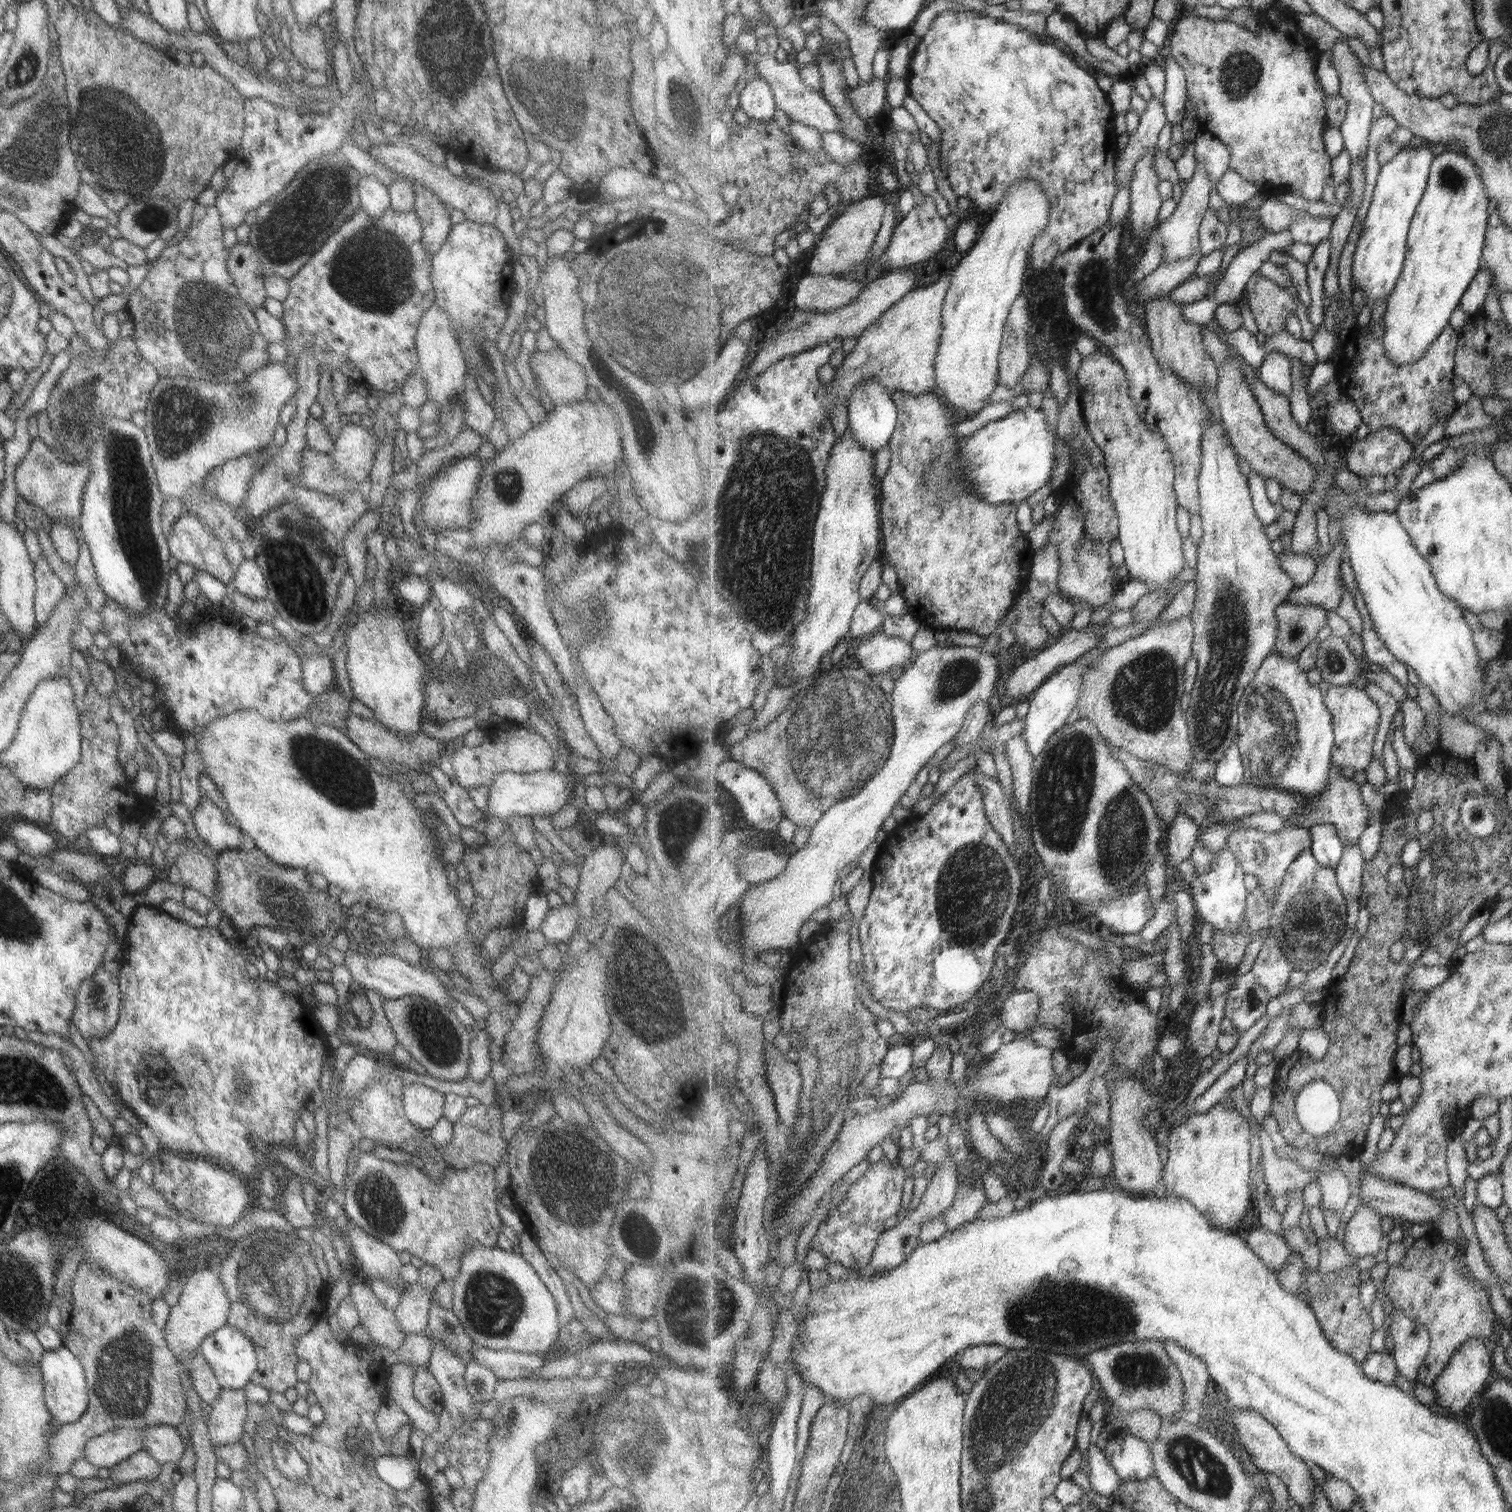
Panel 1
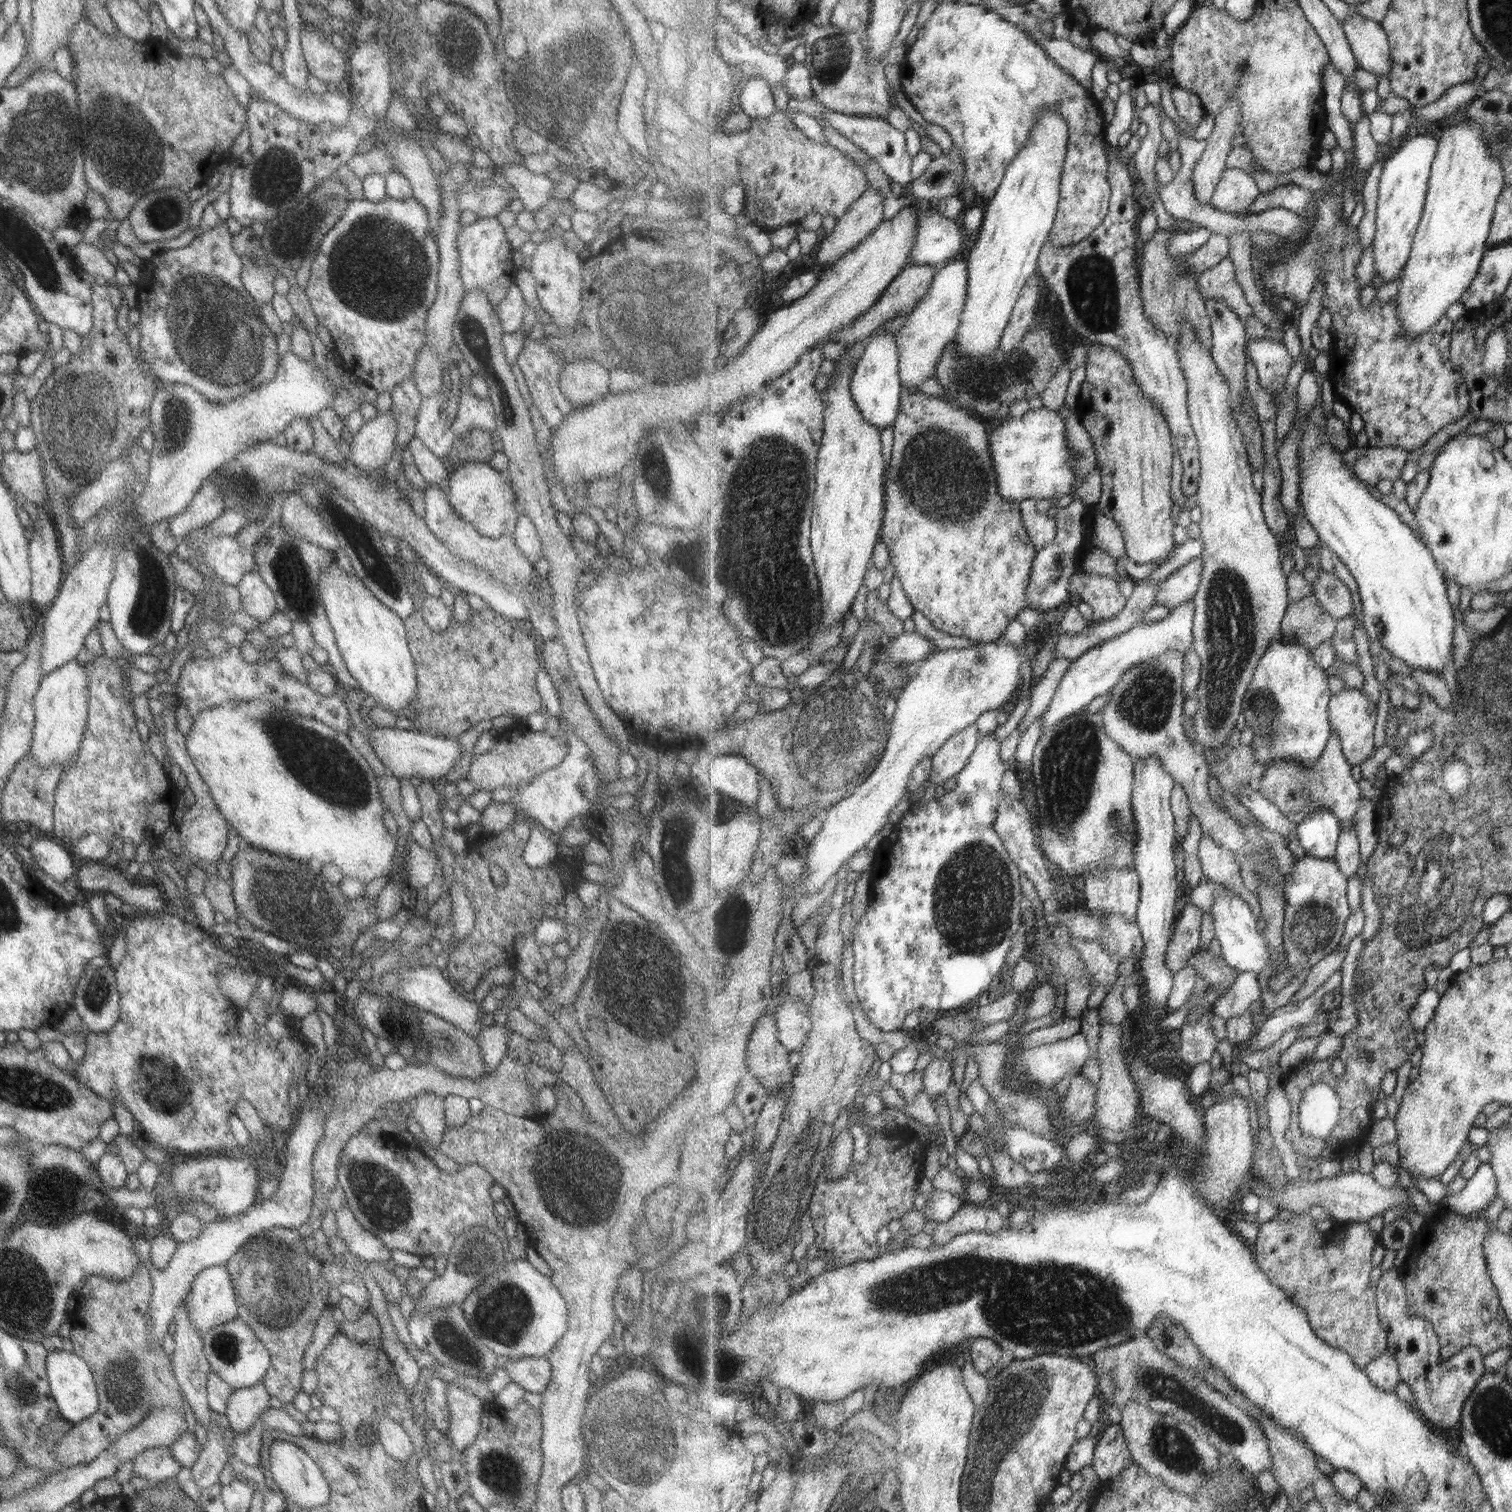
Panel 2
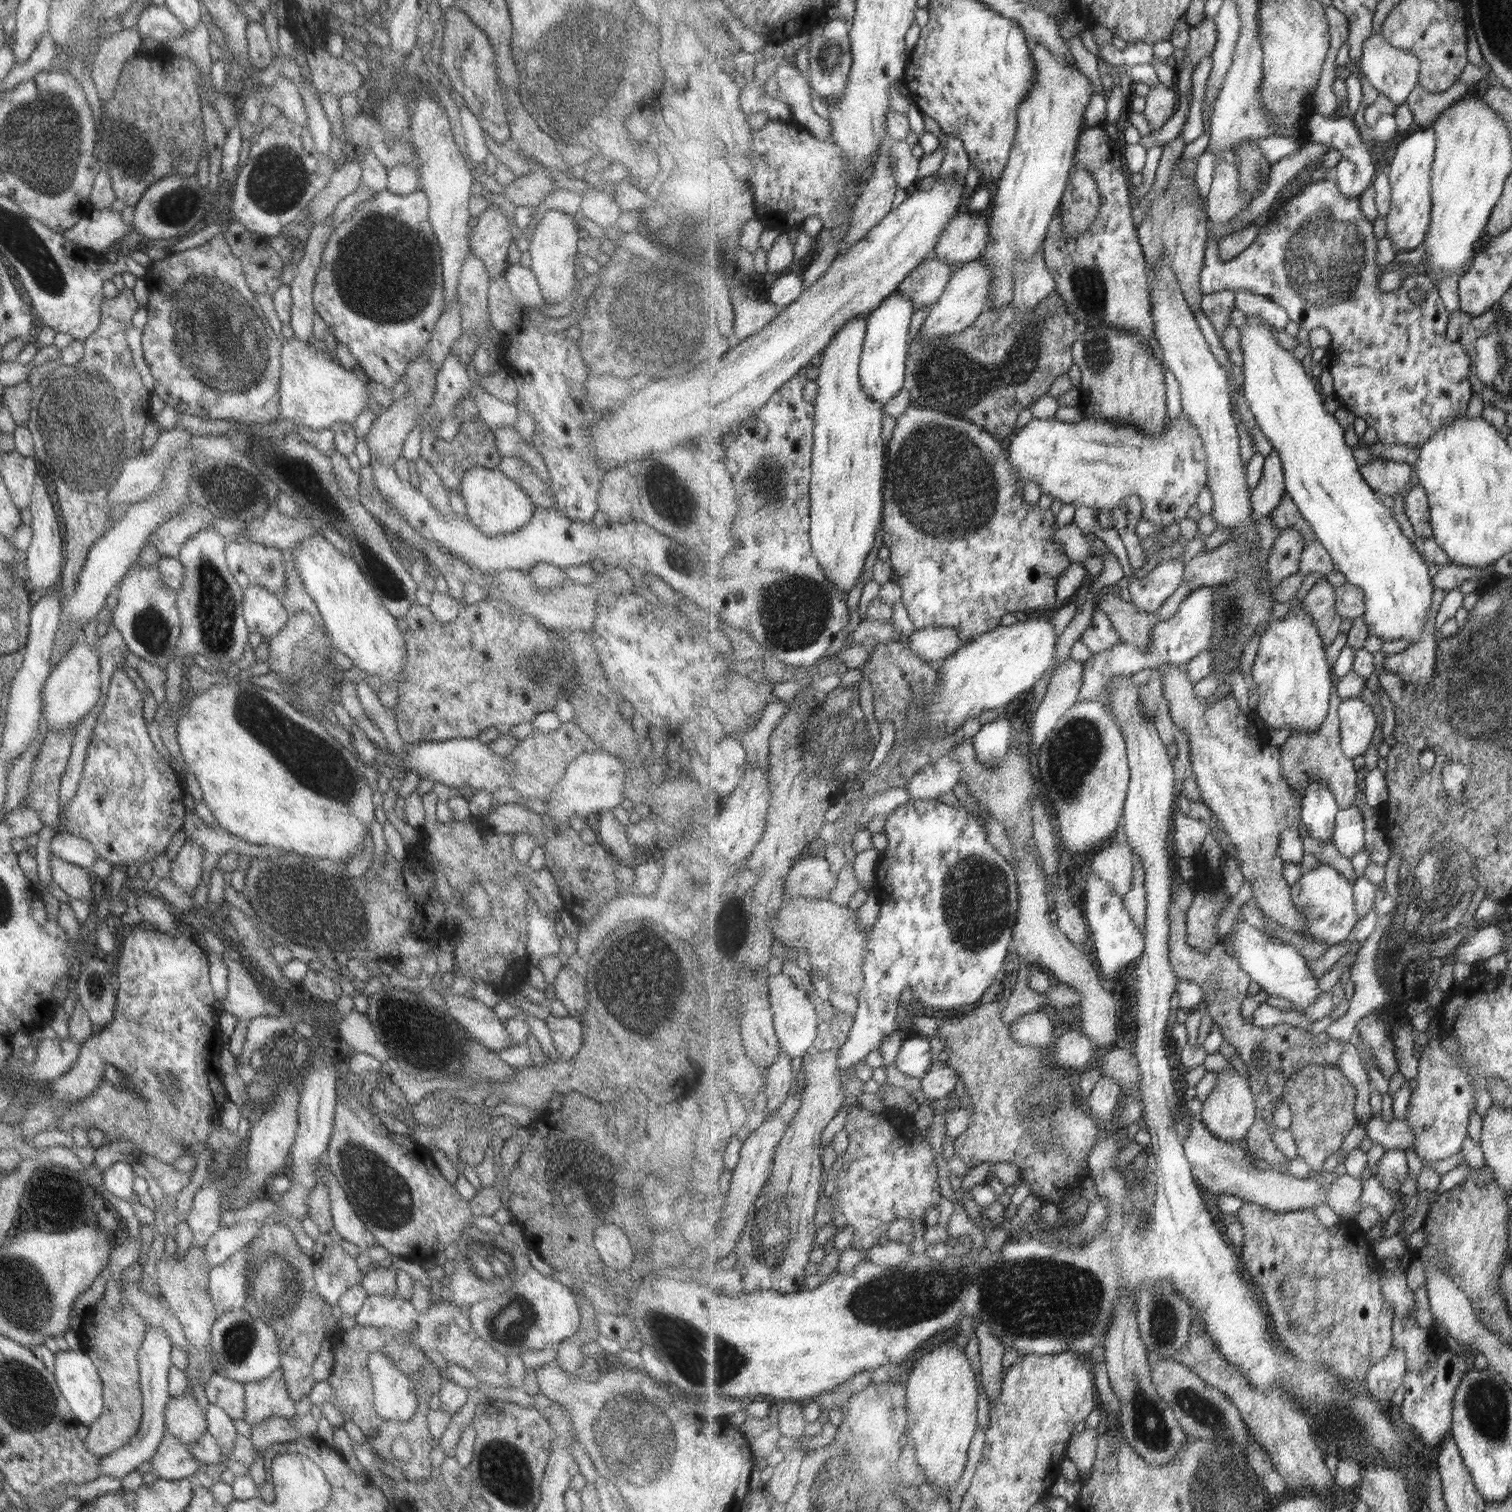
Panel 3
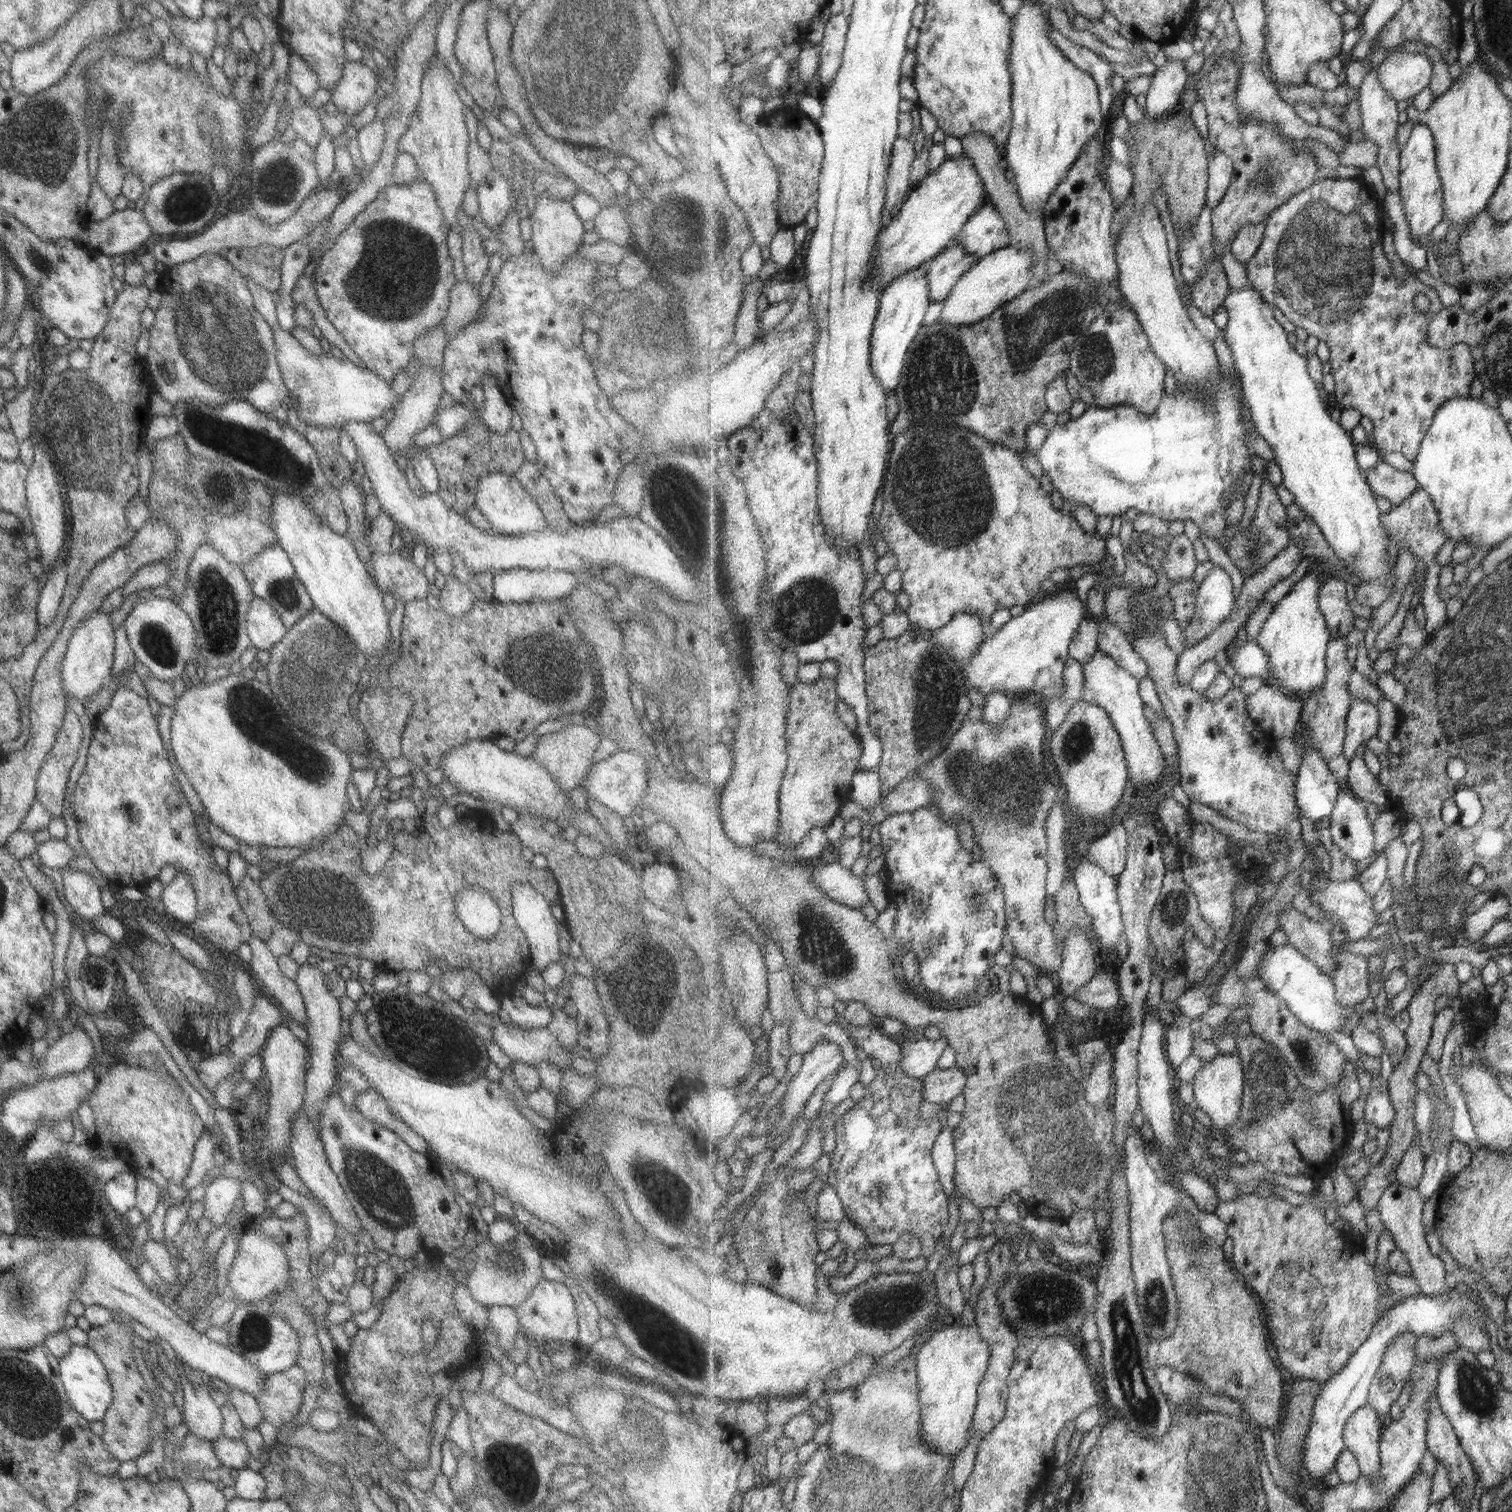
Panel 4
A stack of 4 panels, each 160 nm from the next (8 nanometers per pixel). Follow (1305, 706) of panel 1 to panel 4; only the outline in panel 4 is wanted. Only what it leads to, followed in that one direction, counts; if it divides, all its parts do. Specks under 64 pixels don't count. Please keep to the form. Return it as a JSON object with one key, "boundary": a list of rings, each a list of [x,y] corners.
{"boundary":[[[1311,566],[1310,571],[1308,570],[1290,588],[1285,598],[1275,605],[1261,634],[1255,639],[1270,658],[1270,672],[1273,677],[1265,678],[1269,684],[1305,700],[1325,684],[1328,673],[1326,654],[1333,636],[1327,626],[1325,615],[1319,608],[1322,581],[1321,570]]]}

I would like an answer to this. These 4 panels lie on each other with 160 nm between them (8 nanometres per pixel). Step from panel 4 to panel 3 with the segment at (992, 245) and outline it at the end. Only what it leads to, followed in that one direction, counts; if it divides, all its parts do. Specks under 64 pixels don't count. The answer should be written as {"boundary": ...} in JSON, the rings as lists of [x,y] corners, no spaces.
{"boundary":[[[960,212],[940,236],[936,257],[948,260],[954,267],[973,262],[981,258],[989,241],[989,214]]]}

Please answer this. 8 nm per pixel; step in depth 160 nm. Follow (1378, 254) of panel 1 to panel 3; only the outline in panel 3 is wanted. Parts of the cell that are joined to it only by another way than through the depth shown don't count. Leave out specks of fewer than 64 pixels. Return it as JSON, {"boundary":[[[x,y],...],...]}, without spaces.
{"boundary":[[[1424,128],[1405,138],[1389,165],[1392,186],[1391,212],[1385,217],[1387,237],[1391,237],[1398,252],[1415,250],[1426,242],[1432,219],[1432,166],[1436,157],[1436,130]]]}

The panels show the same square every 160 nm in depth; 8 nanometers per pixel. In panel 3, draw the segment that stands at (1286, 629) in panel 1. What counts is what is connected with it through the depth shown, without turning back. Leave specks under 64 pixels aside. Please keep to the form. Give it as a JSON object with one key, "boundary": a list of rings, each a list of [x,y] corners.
{"boundary":[[[1320,578],[1318,583],[1309,591],[1303,600],[1303,606],[1318,624],[1326,646],[1333,644],[1333,640],[1342,632],[1344,618],[1339,614],[1335,601],[1335,589],[1327,579]]]}

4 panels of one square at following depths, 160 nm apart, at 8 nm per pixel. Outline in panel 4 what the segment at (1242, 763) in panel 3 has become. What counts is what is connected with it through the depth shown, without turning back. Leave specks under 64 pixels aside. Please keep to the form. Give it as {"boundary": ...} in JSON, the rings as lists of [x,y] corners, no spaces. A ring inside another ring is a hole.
{"boundary":[[[1161,625],[1140,630],[1138,634],[1134,634],[1131,642],[1134,644],[1134,649],[1149,663],[1148,676],[1155,684],[1155,690],[1167,718],[1174,724],[1174,735],[1179,747],[1178,768],[1181,776],[1179,783],[1185,793],[1193,802],[1205,804],[1217,810],[1225,818],[1239,822],[1251,832],[1263,832],[1278,839],[1291,822],[1299,820],[1299,813],[1301,813],[1295,775],[1285,768],[1283,760],[1275,751],[1275,738],[1263,732],[1259,723],[1250,715],[1246,696],[1241,692],[1240,686],[1231,687],[1224,697],[1212,702],[1205,694],[1197,692],[1191,683],[1180,684],[1176,675],[1179,654],[1170,647]],[[1284,908],[1280,912],[1281,929],[1289,936],[1293,947],[1299,948],[1319,968],[1323,974],[1333,978],[1338,971],[1338,963],[1332,954],[1333,942],[1330,930],[1323,923],[1315,923],[1295,908]]]}

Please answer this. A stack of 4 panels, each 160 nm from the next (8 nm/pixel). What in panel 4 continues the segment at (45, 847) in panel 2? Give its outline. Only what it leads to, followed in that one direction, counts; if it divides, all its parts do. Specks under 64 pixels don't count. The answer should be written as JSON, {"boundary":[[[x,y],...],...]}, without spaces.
{"boundary":[[[63,867],[61,883],[63,900],[81,920],[92,922],[94,918],[107,913],[99,899],[99,888],[89,874]]]}

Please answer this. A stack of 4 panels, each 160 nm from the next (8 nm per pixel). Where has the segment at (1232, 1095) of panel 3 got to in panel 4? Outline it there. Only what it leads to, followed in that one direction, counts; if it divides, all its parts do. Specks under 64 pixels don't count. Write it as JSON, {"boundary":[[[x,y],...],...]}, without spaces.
{"boundary":[[[1219,1052],[1213,1060],[1204,1063],[1193,1085],[1194,1102],[1212,1118],[1217,1134],[1221,1135],[1241,1117],[1246,1080],[1242,1058],[1238,1052],[1229,1054]]]}

